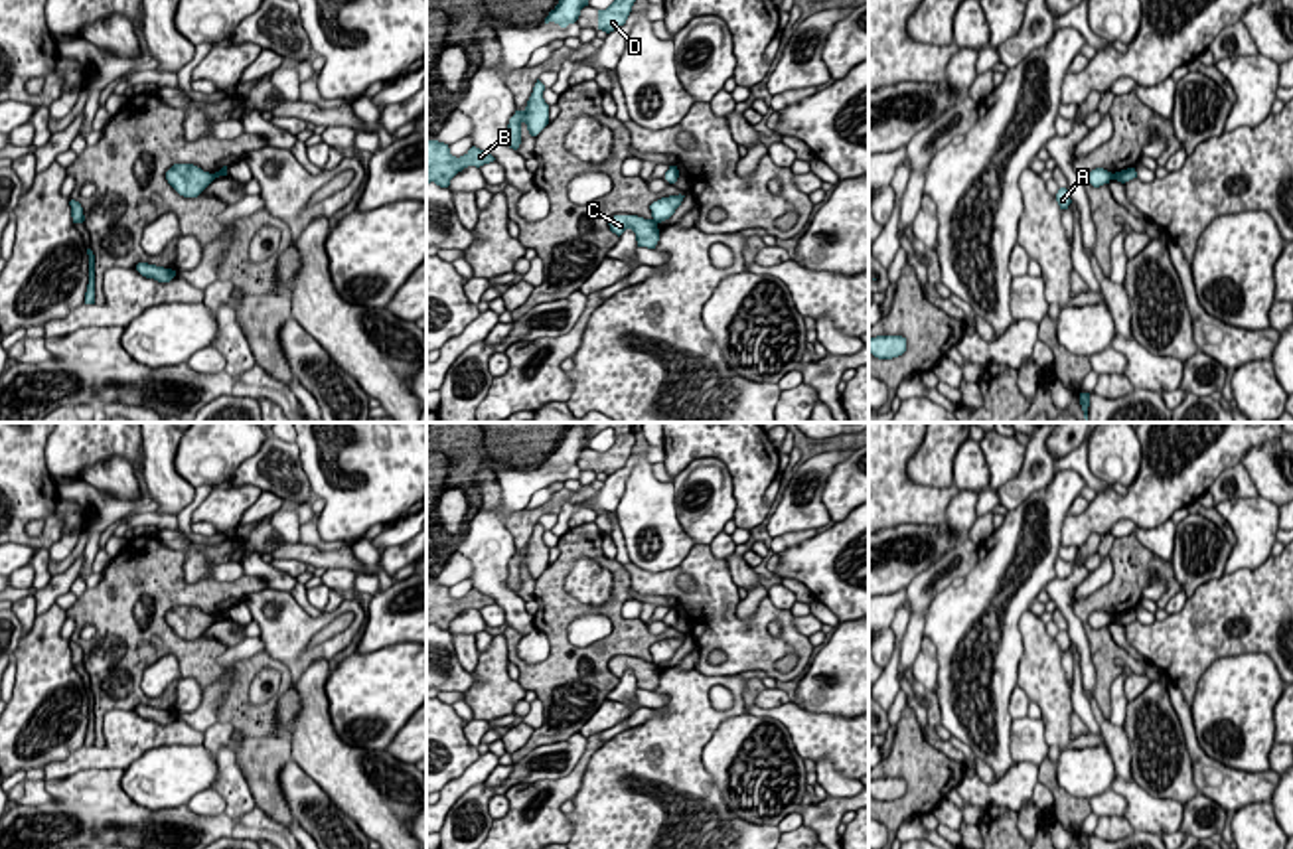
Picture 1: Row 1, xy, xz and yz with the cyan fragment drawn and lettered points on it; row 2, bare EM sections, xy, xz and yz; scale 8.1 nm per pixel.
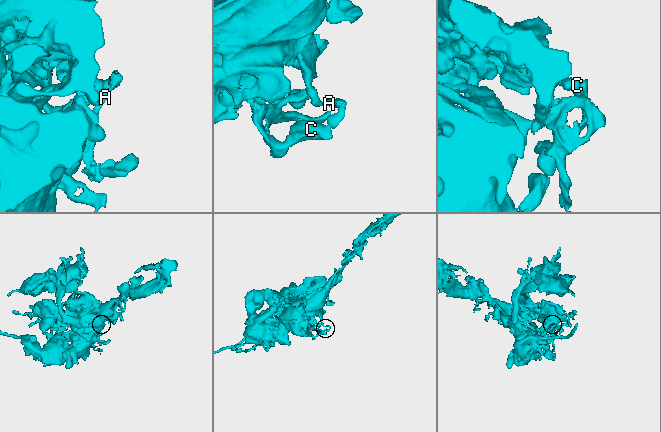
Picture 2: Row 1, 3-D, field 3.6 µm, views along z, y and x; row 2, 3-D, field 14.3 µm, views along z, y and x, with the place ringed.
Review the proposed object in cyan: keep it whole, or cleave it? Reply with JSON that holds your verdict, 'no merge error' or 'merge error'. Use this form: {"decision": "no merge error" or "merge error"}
{"decision": "merge error"}

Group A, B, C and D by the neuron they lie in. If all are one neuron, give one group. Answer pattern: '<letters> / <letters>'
A / B C D

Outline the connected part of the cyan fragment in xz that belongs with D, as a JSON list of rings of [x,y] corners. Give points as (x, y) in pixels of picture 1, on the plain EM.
[[[590,423],[586,438],[590,440],[604,428],[616,432],[616,442],[606,452],[598,452],[598,472],[610,476],[626,466],[636,444],[636,434],[632,432],[632,423]]]

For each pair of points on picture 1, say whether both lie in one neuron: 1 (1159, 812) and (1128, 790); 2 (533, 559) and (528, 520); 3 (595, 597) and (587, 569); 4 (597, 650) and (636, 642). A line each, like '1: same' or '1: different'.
1: same
2: same
3: same
4: same

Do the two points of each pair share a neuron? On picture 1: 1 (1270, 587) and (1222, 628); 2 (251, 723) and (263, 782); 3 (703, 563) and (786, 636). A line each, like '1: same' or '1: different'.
1: same
2: different
3: same

